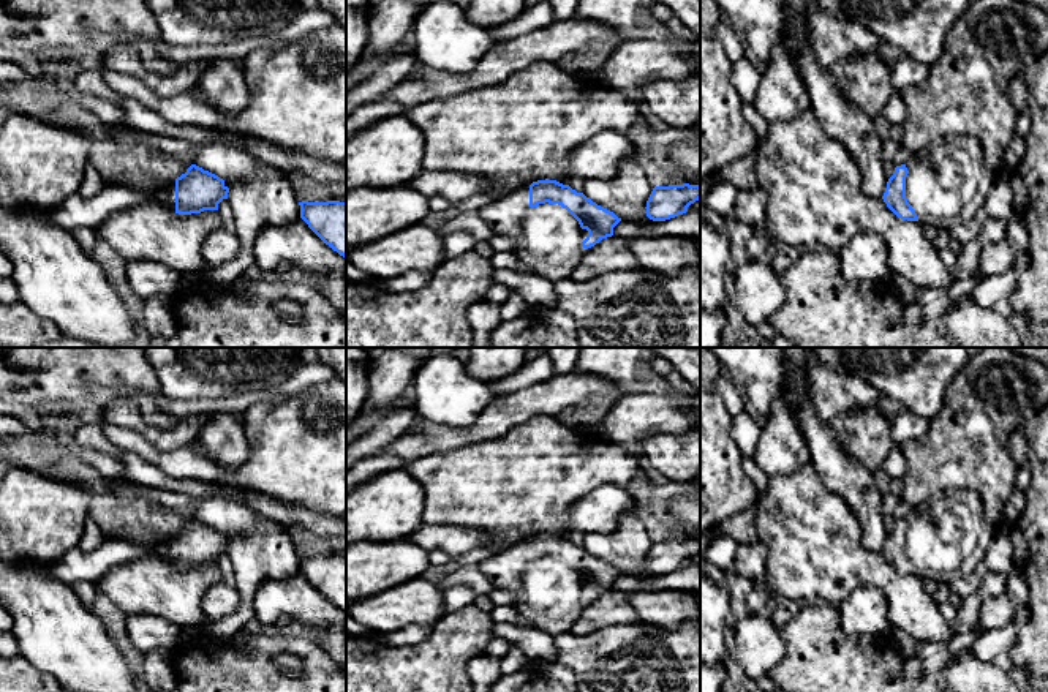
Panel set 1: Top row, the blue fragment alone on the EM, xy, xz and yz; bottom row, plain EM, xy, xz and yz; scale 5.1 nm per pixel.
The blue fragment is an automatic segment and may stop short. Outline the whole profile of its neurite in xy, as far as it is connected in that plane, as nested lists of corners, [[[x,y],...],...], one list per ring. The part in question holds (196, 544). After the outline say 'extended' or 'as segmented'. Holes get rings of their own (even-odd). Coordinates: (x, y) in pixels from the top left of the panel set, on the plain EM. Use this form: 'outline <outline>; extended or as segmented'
outline [[[191,518],[185,528],[175,534],[168,534],[153,540],[158,556],[179,569],[218,564],[218,558],[228,553],[229,542],[218,529]]]; extended

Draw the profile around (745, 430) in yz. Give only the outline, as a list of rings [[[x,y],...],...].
[[[745,409],[732,419],[732,438],[738,444],[745,458],[754,457],[760,433],[762,427],[759,427],[752,416]]]

